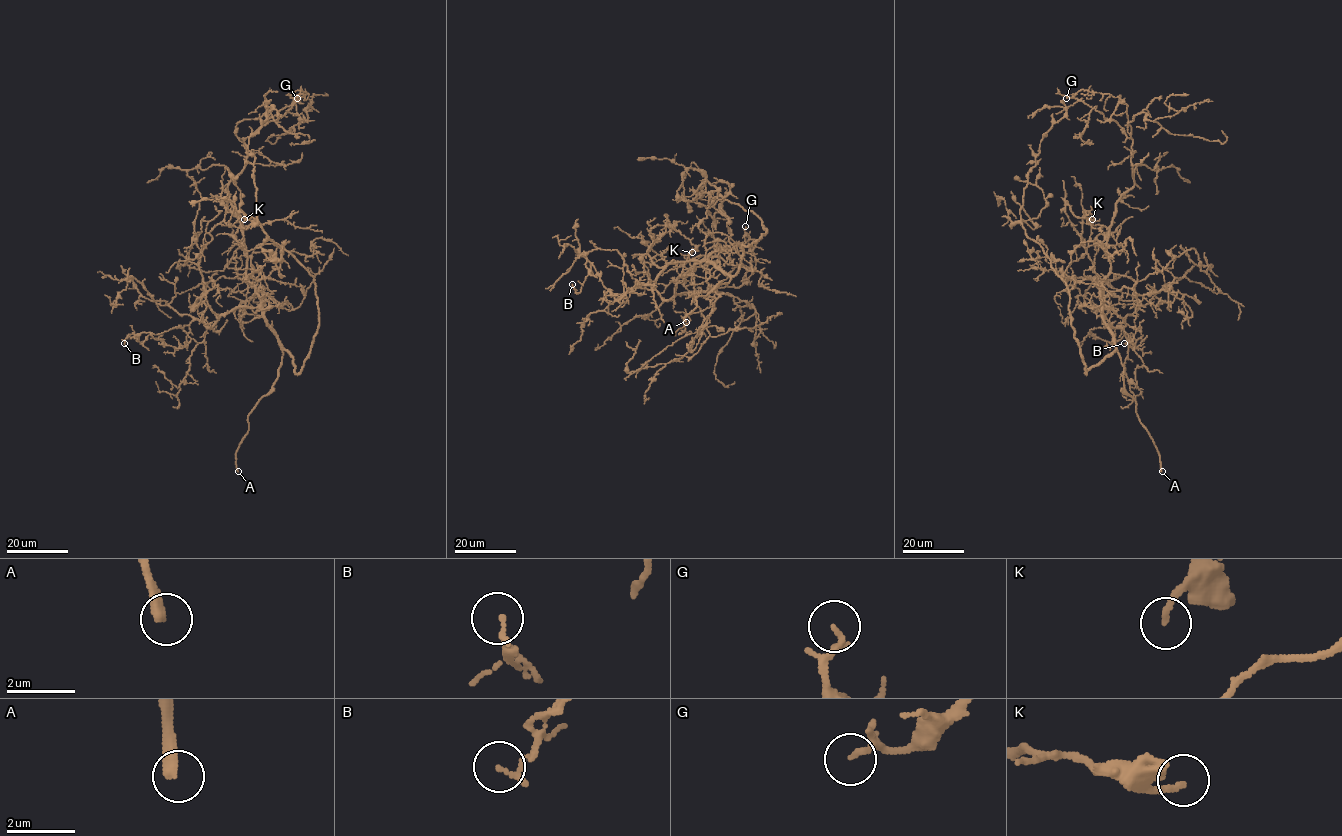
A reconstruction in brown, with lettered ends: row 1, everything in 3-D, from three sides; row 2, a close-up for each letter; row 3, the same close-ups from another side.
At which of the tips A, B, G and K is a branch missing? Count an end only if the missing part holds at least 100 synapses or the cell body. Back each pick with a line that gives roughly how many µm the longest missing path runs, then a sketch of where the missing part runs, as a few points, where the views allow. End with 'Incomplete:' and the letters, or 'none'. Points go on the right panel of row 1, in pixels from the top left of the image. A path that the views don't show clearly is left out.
A: Missing length about 25 µm. Course of what is missing: (1162, 471), (1161, 490), (1172, 529), (1169, 532)
Incomplete: A

